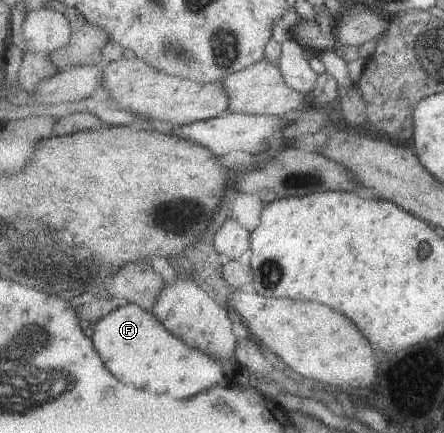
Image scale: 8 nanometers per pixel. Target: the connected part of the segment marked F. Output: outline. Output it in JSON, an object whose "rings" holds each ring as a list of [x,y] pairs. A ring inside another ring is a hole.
{"rings":[[[127,303],[114,309],[94,324],[94,346],[112,374],[124,382],[154,394],[168,394],[172,398],[192,398],[215,386],[231,384],[242,372],[238,360],[222,363],[204,351],[191,347],[138,304]]]}

